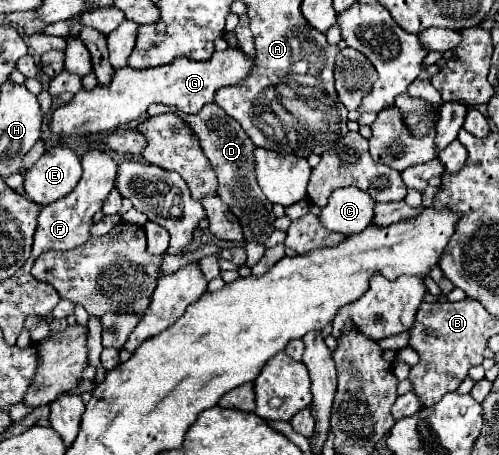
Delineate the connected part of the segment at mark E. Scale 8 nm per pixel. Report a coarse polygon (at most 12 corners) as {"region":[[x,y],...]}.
{"region":[[54,146],[24,172],[40,206],[70,194],[80,158]]}

